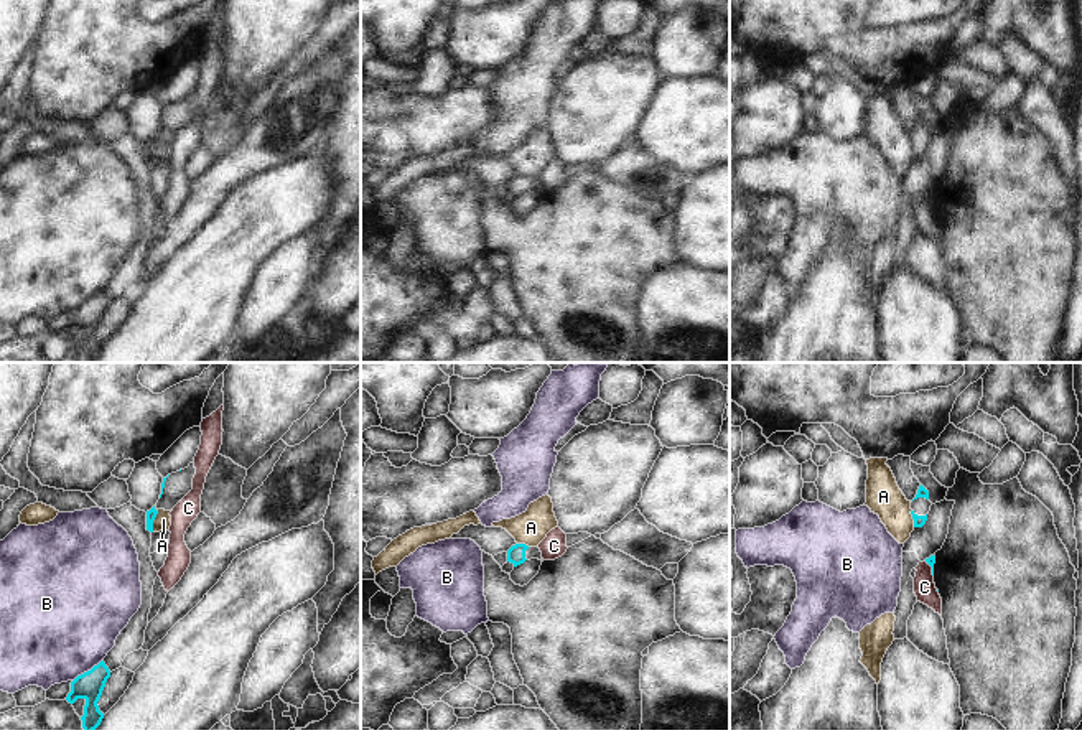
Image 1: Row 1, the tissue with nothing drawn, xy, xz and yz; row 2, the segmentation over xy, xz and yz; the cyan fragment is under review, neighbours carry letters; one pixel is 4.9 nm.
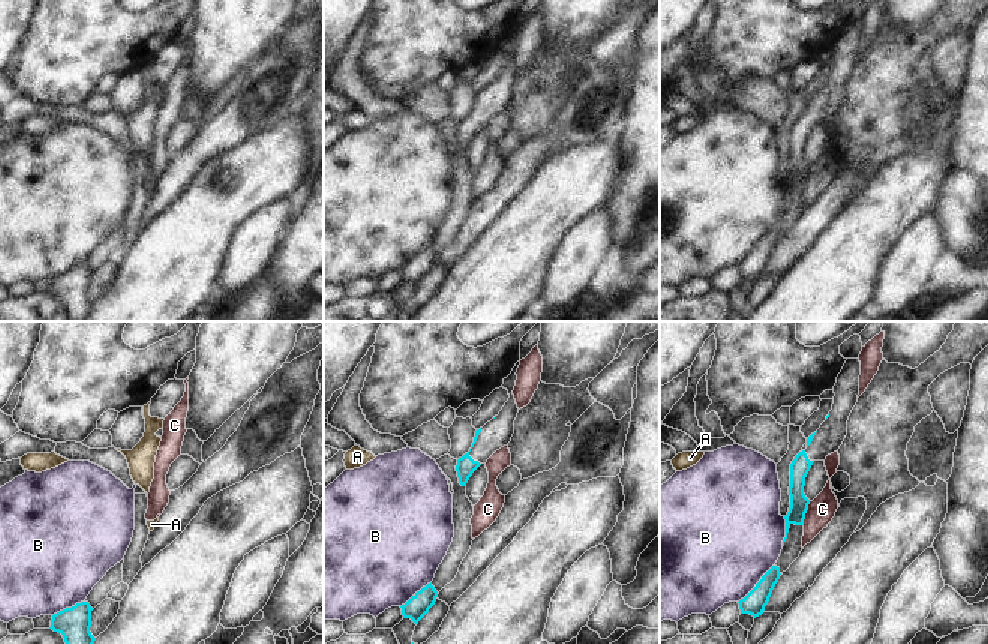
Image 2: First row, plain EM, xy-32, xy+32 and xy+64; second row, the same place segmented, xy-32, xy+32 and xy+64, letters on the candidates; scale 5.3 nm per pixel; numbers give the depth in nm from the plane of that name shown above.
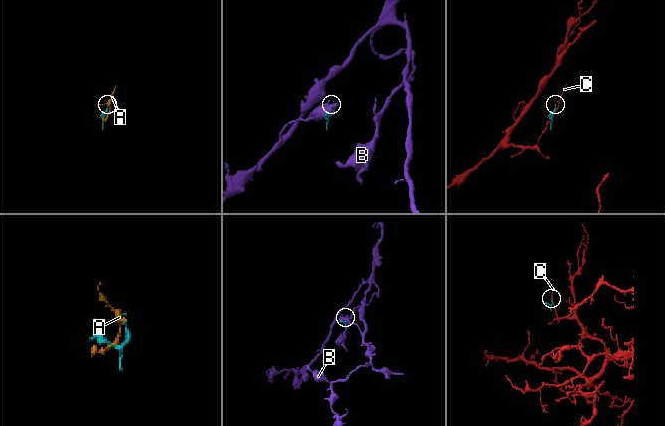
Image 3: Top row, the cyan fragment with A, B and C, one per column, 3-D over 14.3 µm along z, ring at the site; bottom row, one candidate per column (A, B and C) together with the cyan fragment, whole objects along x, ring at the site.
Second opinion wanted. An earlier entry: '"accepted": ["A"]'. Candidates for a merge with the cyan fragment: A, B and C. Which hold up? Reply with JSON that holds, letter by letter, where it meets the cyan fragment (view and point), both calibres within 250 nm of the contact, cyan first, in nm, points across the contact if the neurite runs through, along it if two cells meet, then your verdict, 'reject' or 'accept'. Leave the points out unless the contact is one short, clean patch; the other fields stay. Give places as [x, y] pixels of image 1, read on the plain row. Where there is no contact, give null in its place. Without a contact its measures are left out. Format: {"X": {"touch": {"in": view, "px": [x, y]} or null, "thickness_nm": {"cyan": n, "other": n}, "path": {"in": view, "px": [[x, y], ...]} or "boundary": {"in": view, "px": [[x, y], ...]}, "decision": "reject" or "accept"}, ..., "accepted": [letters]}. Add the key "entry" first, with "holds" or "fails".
{"entry": "fails", "A": {"touch": {"in": "xy", "px": [153, 150]}, "thickness_nm": {"cyan": 50, "other": 80}, "boundary": {"in": "xy", "px": [[155, 137], [157, 147], [152, 162]]}, "decision": "reject"}, "B": {"touch": {"in": "xy", "px": [88, 302]}, "thickness_nm": {"cyan": 140, "other": 500}, "decision": "reject"}, "C": {"touch": {"in": "yz", "px": [932, 200]}, "thickness_nm": {"cyan": 50, "other": 110}, "decision": "reject"}, "accepted": []}

